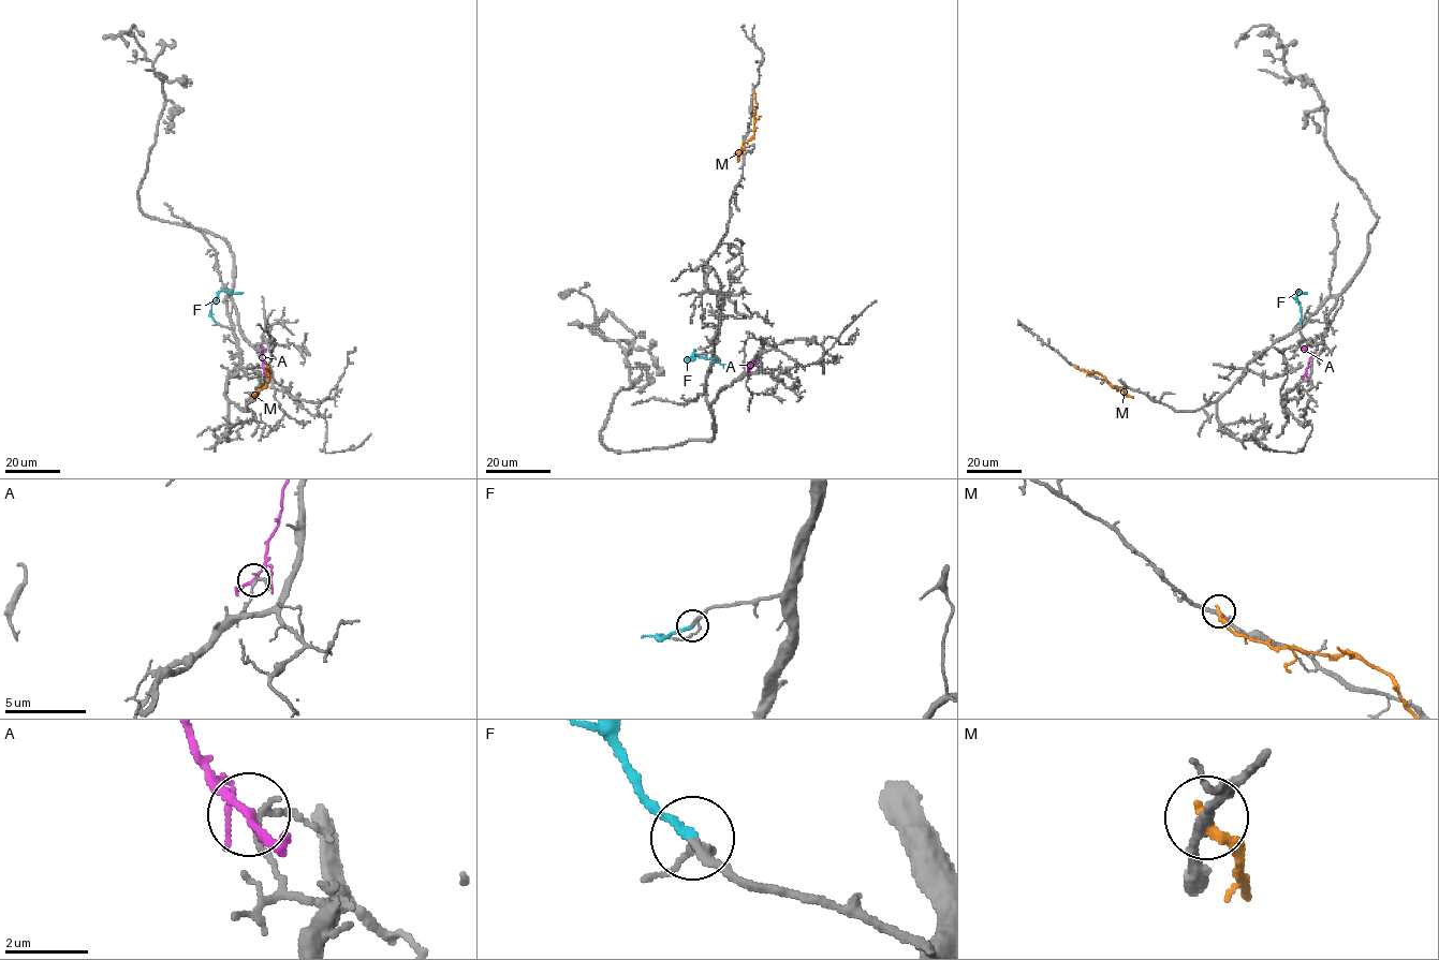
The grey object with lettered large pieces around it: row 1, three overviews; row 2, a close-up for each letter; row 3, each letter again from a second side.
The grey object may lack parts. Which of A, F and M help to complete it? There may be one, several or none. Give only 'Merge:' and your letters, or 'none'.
Merge: F

